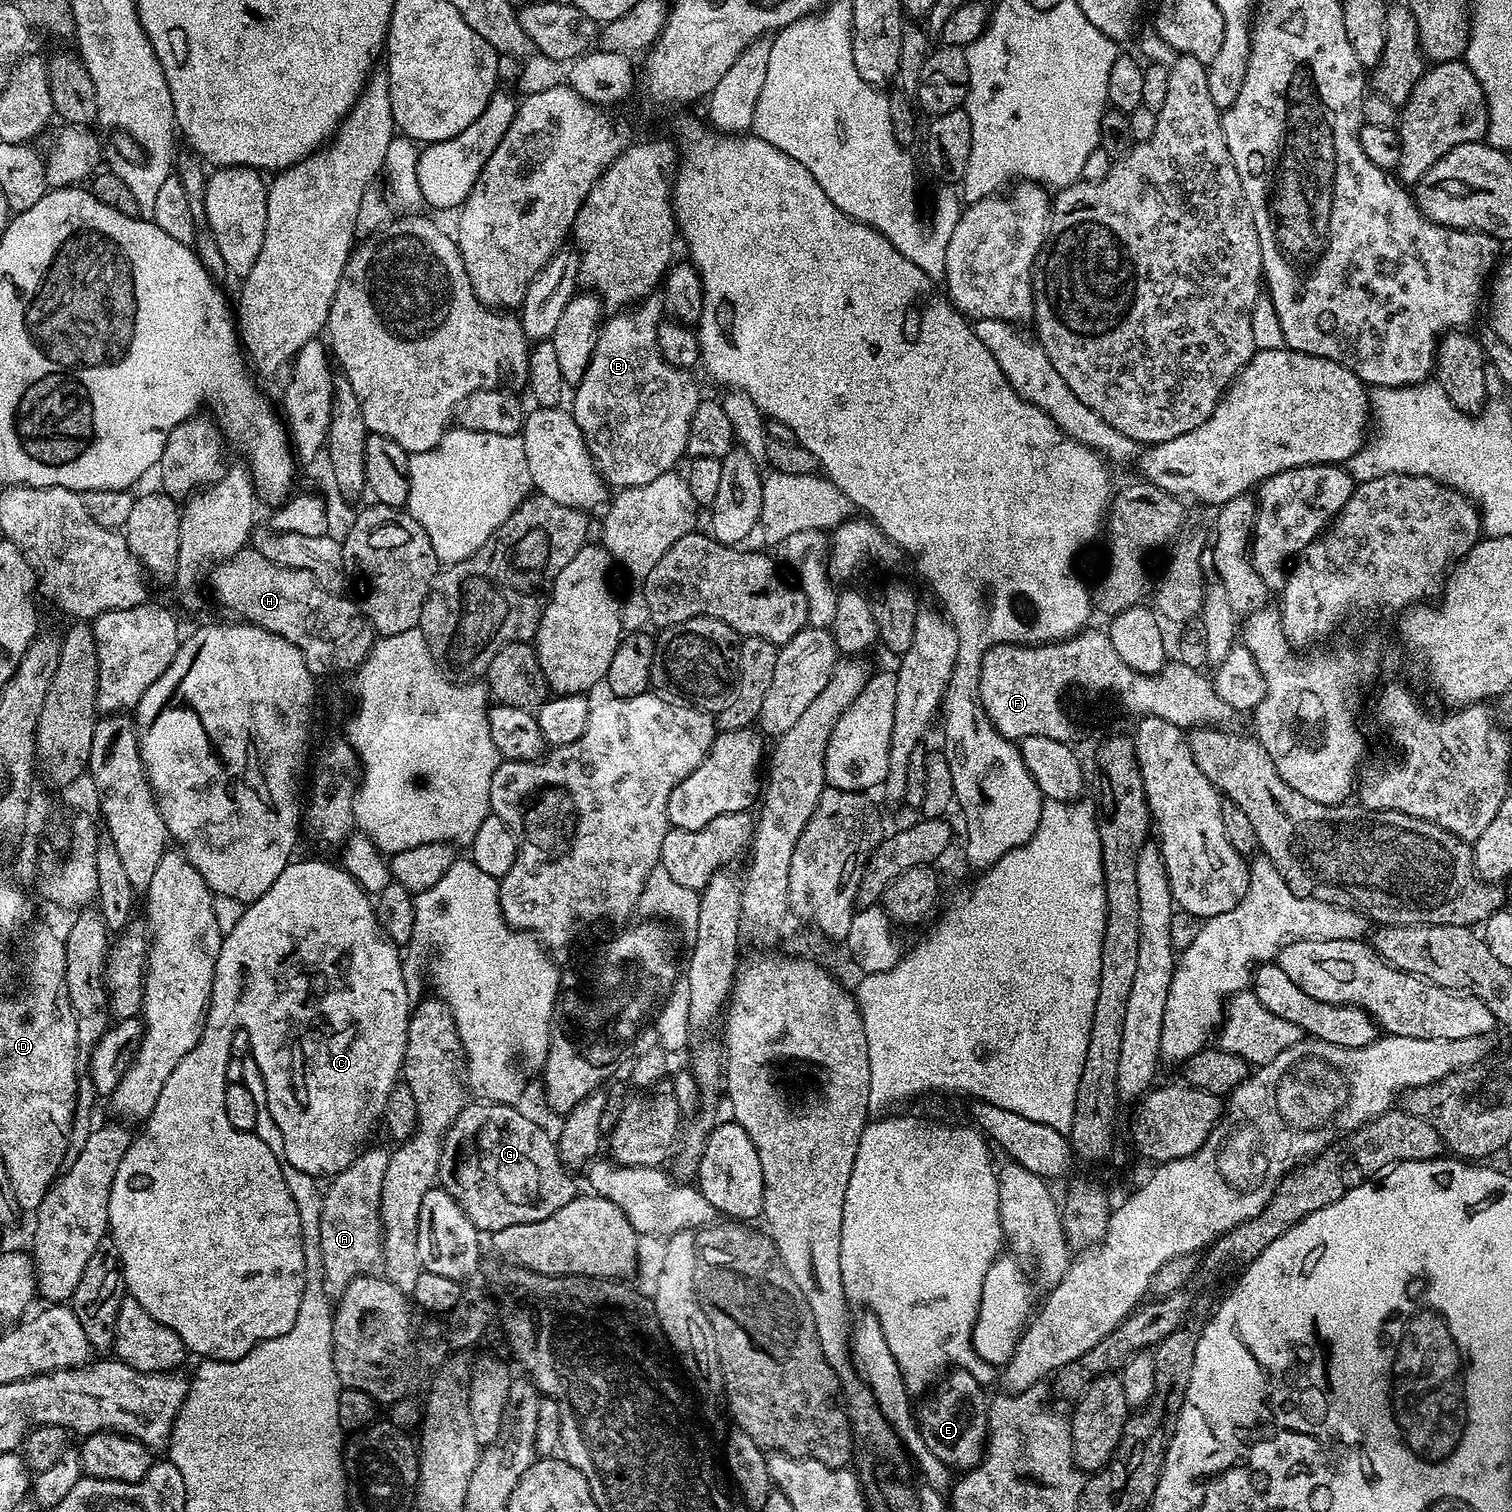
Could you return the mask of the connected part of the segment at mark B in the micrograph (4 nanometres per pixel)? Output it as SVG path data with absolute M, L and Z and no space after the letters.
M652 294L647 297L643 302L637 303L635 306L629 307L627 310L617 311L615 314L609 315L612 316L603 321L602 327L595 339L596 345L594 346L594 354L590 358L590 366L586 370L586 374L582 379L580 379L580 383L575 385L574 391L576 392L572 396L572 406L570 405L570 413L573 416L574 422L578 424L578 428L581 430L582 434L585 438L585 444L588 447L589 454L592 456L592 459L595 460L596 467L599 468L600 475L604 477L609 485L613 489L619 490L621 488L633 488L634 486L642 486L646 482L654 482L654 478L658 478L662 474L666 474L667 472L673 471L677 467L676 463L680 460L680 455L683 457L688 450L688 435L690 434L690 422L694 418L694 414L696 413L696 408L701 402L702 393L700 393L700 388L696 385L696 380L692 377L693 373L691 371L685 370L683 368L675 368L674 366L670 366L670 362L666 362L666 358L662 358L662 354L658 350L658 330L656 329L659 326L660 321L662 319L662 300L659 295Z

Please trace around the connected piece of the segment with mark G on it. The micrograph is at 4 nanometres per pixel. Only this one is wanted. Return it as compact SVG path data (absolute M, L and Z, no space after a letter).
M465 1103L444 1135L440 1150L439 1187L445 1188L454 1202L462 1206L462 1214L474 1222L477 1232L481 1234L491 1234L522 1222L542 1222L542 1218L550 1218L550 1214L566 1206L566 1202L578 1194L576 1180L572 1177L575 1175L560 1159L560 1149L553 1133L551 1136L538 1121L531 1120L518 1109L510 1104Z

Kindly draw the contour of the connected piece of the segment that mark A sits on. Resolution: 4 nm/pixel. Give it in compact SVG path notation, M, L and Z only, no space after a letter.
M365 1147L352 1164L333 1175L323 1189L320 1245L324 1267L324 1291L339 1294L355 1276L371 1273L381 1263L382 1222L380 1195L389 1149Z

